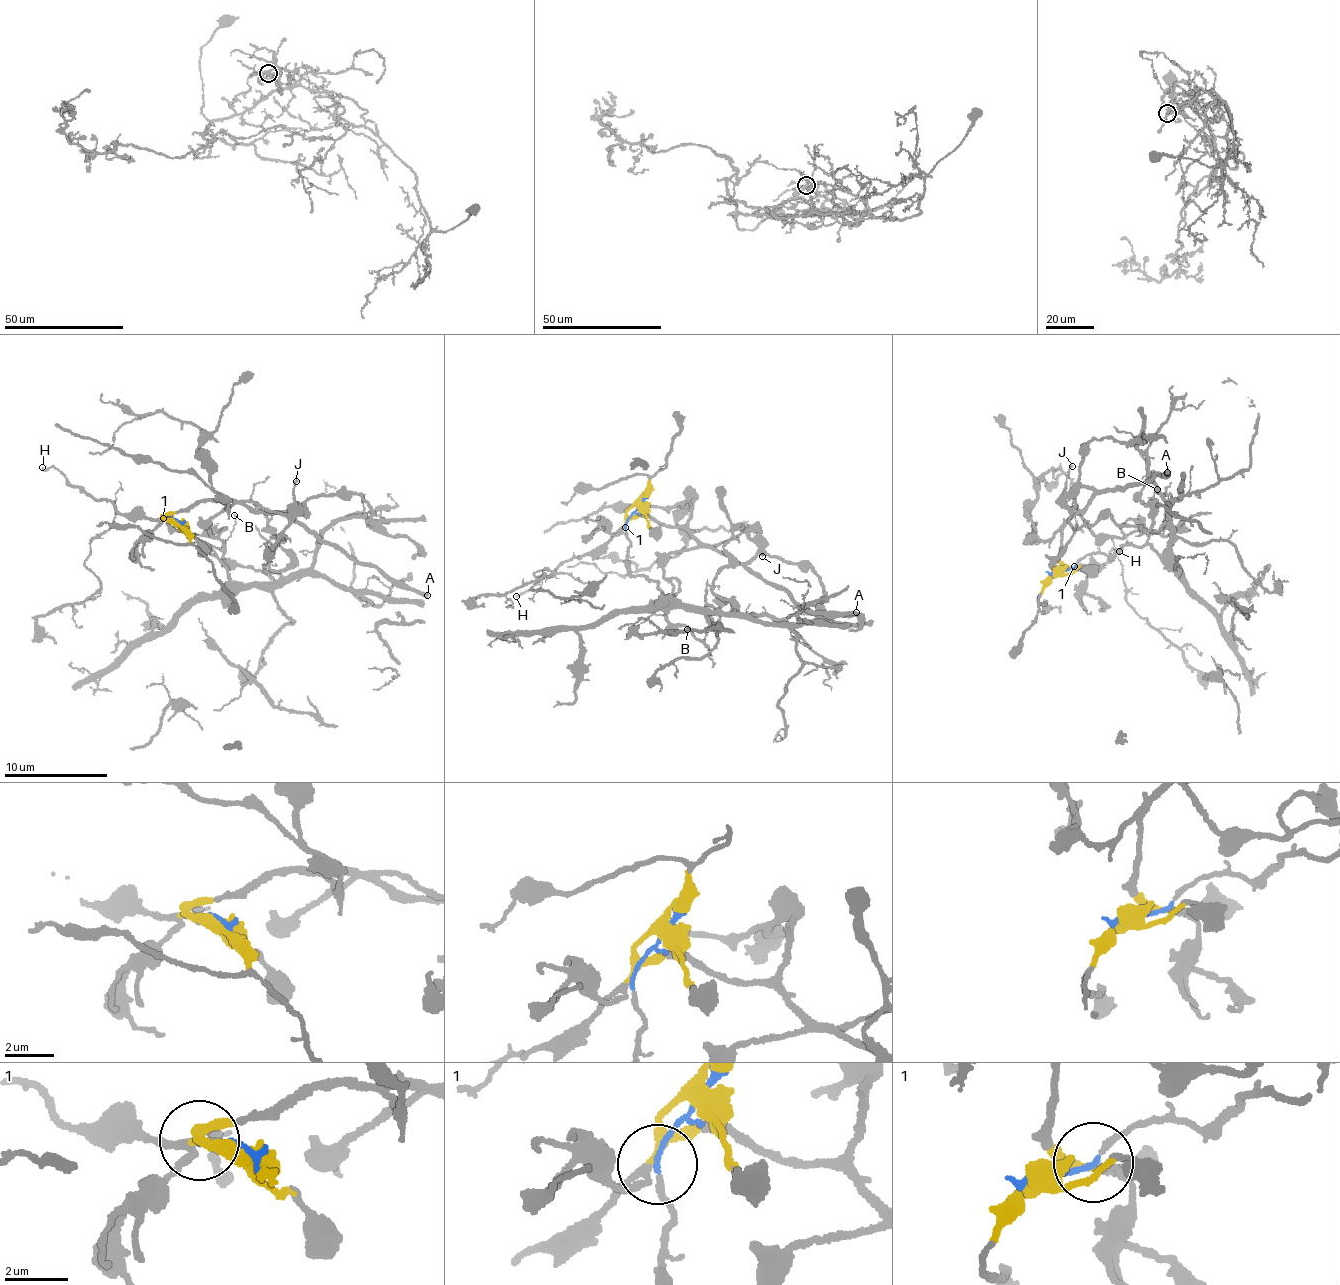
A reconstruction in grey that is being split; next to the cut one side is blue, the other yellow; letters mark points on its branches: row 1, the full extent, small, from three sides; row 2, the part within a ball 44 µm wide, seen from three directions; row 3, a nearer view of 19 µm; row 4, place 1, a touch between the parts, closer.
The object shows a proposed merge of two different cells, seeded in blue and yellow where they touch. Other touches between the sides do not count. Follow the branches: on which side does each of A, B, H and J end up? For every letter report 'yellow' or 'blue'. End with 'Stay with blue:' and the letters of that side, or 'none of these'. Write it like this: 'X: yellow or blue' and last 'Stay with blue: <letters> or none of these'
A: yellow
B: blue
H: yellow
J: yellow
Stay with blue: B

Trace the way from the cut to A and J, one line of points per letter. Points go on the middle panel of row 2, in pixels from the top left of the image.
A: (640, 500), (627, 515), (648, 514), (686, 527), (707, 546), (727, 553), (814, 610), (829, 614), (856, 611)
J: (640, 500), (627, 515), (648, 514), (679, 526), (707, 546), (720, 545), (747, 531), (757, 533), (763, 557)

